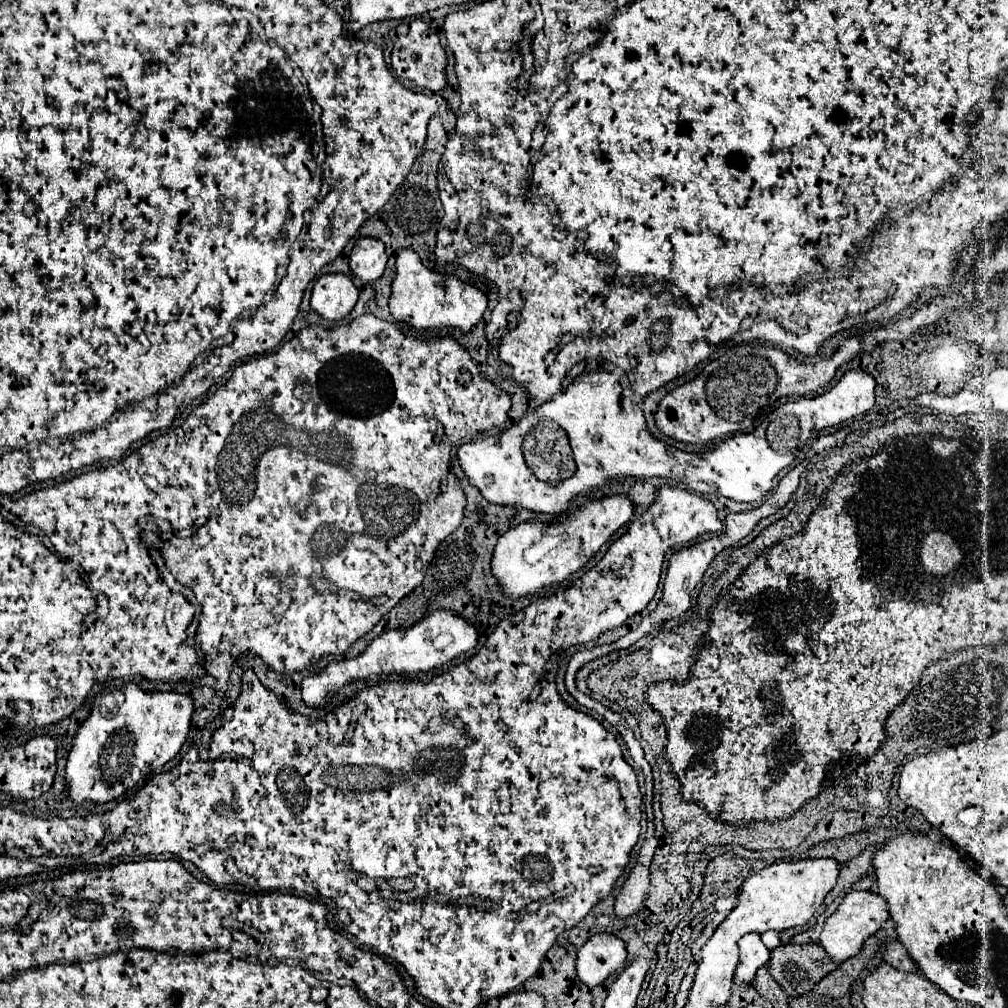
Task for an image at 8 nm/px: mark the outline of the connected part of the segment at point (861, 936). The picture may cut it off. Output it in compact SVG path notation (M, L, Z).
M850 891L844 897L844 901L840 903L840 907L836 909L836 913L832 913L826 919L824 929L820 933L820 945L826 949L826 953L830 955L832 961L844 963L862 951L864 941L870 935L874 935L888 917L890 915L888 915L886 901L880 895L876 895L872 891Z

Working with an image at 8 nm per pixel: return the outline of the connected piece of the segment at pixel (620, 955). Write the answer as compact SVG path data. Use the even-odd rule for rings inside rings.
M600 933L590 937L578 951L576 973L584 985L594 989L624 965L626 965L624 941L614 935Z

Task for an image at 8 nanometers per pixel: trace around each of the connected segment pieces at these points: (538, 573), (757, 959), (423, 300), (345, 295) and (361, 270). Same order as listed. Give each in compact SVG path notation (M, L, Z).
M624 495L586 501L562 523L522 523L504 533L492 555L492 575L508 599L532 599L542 589L566 581L632 517L632 501Z
M750 933L744 935L740 941L740 963L736 967L736 981L744 983L744 985L752 985L756 971L768 963L770 959L770 951L762 945L760 935L758 933Z
M412 249L398 251L396 257L396 277L392 281L390 313L396 321L407 323L418 331L440 331L440 329L460 329L468 333L484 315L488 307L486 295L456 277L444 277L422 265L420 257Z
M322 275L312 287L310 307L328 321L344 319L358 301L358 289L348 275Z
M370 237L358 239L350 253L350 269L364 283L378 281L386 269L386 261L384 243Z

